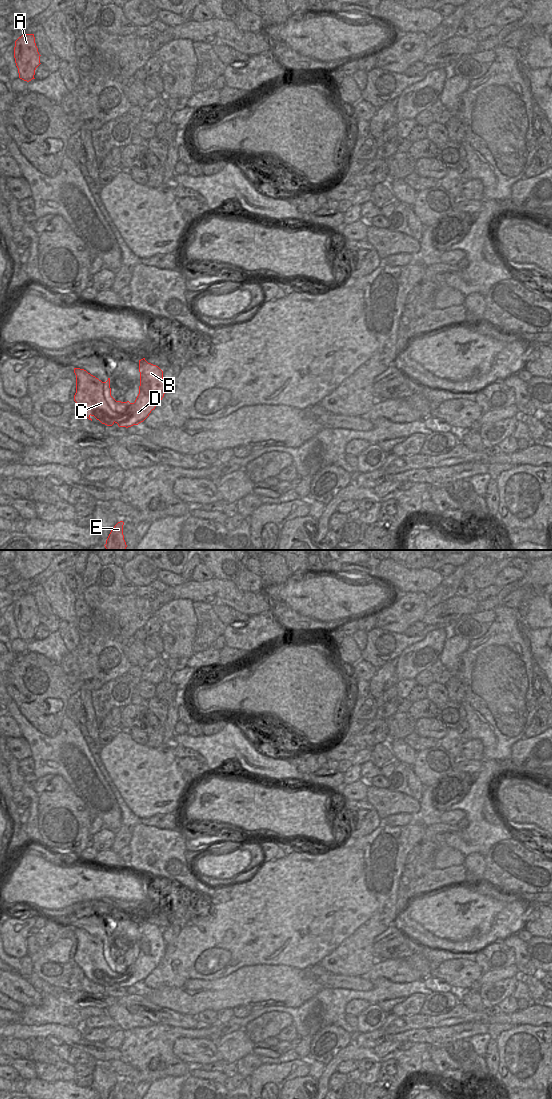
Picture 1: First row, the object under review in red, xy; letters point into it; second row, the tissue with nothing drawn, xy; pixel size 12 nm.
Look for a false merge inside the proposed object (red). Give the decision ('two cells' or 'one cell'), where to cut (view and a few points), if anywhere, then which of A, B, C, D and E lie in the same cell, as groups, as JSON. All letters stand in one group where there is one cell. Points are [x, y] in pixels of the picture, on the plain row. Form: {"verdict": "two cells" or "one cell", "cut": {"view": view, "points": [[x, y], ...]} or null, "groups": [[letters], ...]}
{"verdict": "one cell", "cut": null, "groups": [["A", "B", "C", "D", "E"]]}

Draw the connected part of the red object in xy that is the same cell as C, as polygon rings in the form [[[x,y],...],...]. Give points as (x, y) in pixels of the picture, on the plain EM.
[[[145,918],[139,920],[139,932],[140,932],[140,946],[139,946],[139,954],[134,963],[121,962],[116,961],[111,956],[111,948],[110,948],[110,938],[106,942],[102,942],[95,936],[91,935],[84,929],[74,928],[74,933],[76,935],[76,953],[74,955],[74,961],[76,964],[83,970],[85,976],[92,981],[90,978],[94,976],[97,980],[99,980],[102,984],[107,986],[112,986],[114,983],[117,983],[119,987],[131,987],[133,985],[138,985],[143,982],[151,973],[152,970],[159,964],[159,962],[164,957],[166,952],[166,943],[163,939],[163,931],[156,925],[148,923]]]

